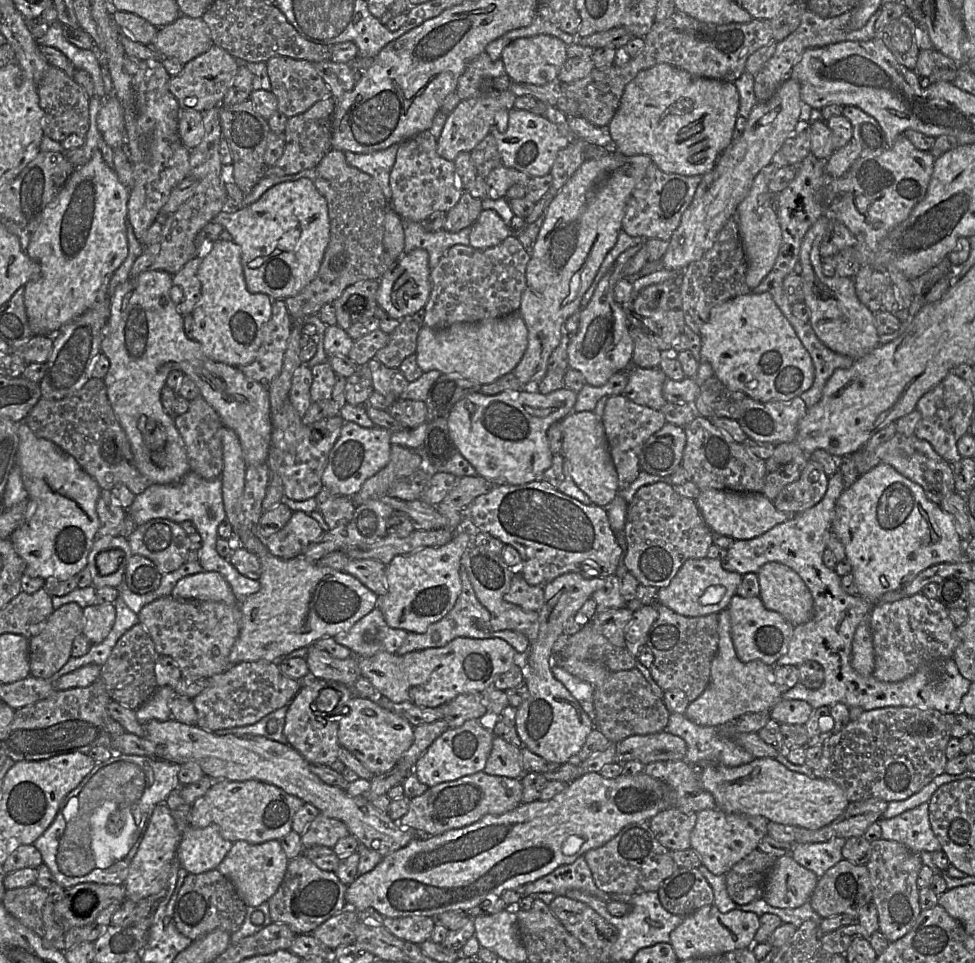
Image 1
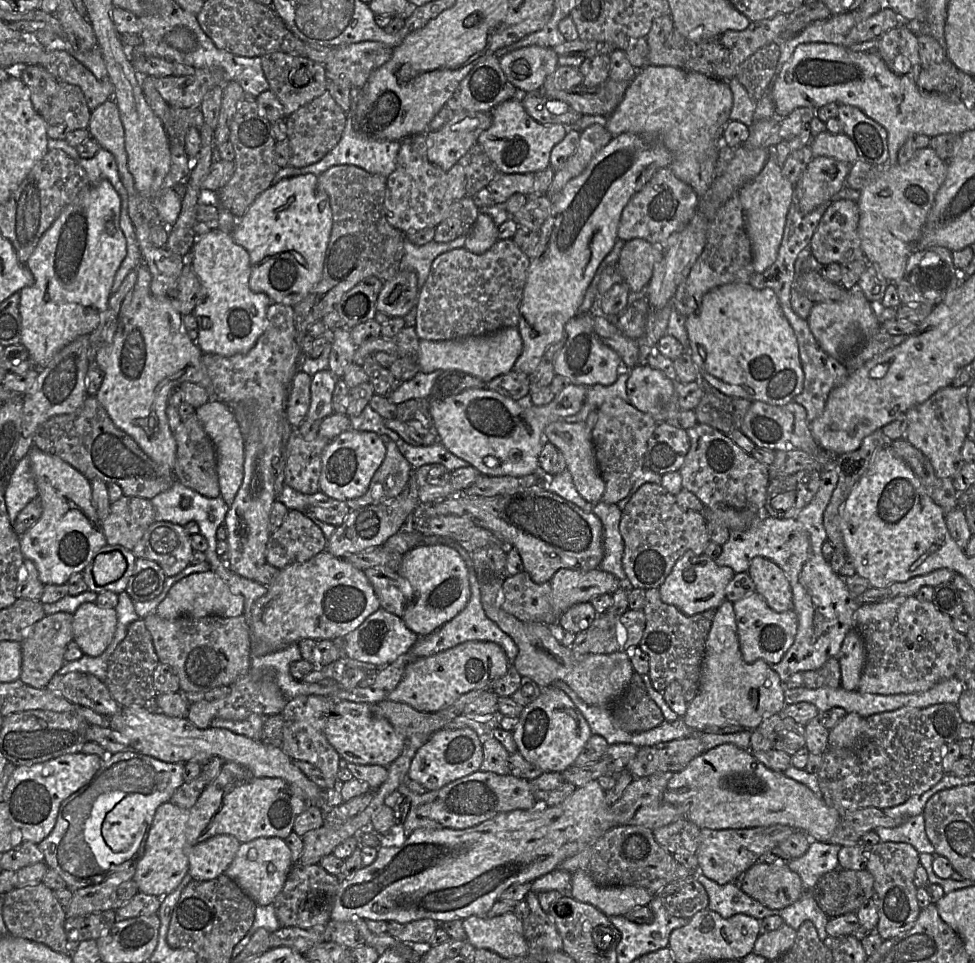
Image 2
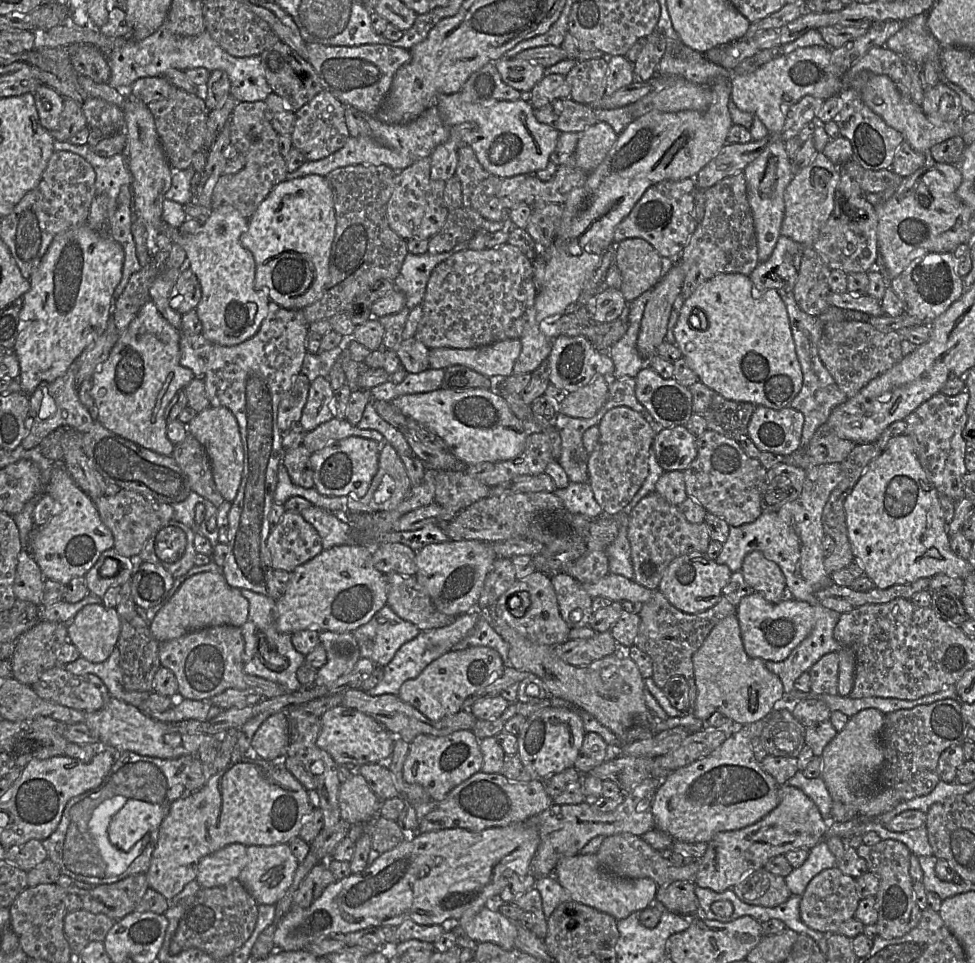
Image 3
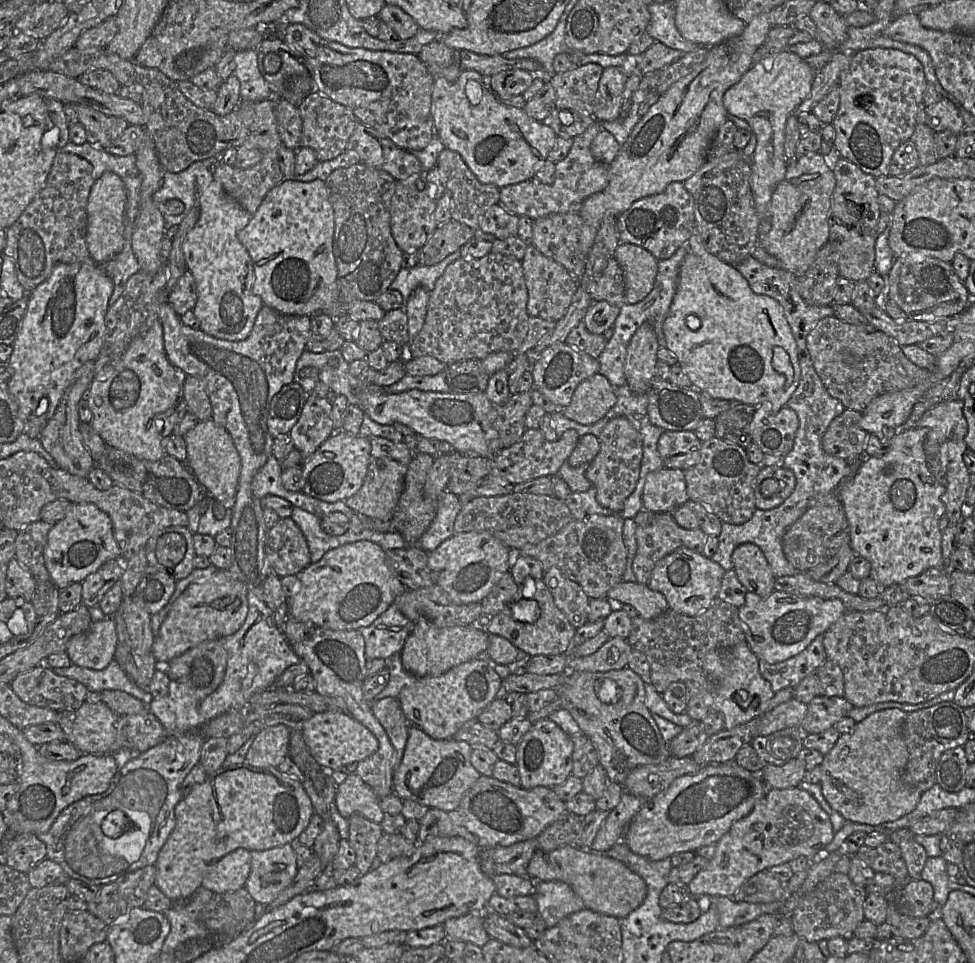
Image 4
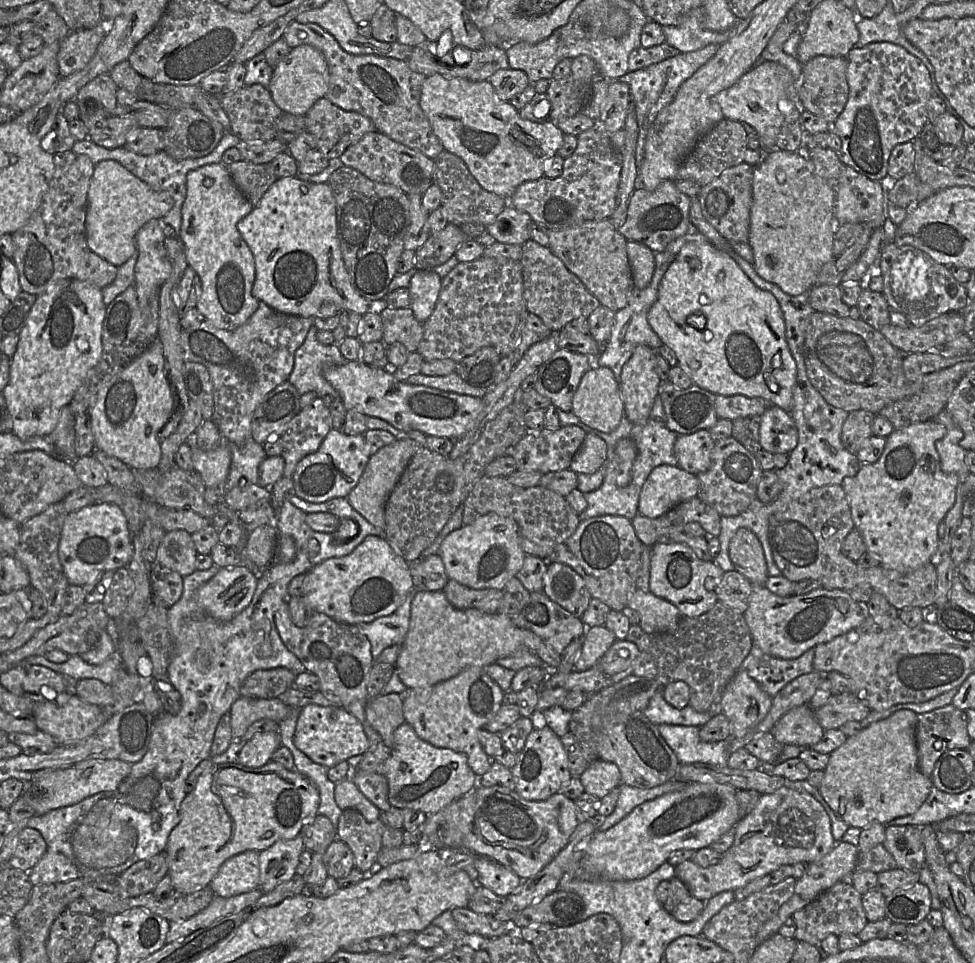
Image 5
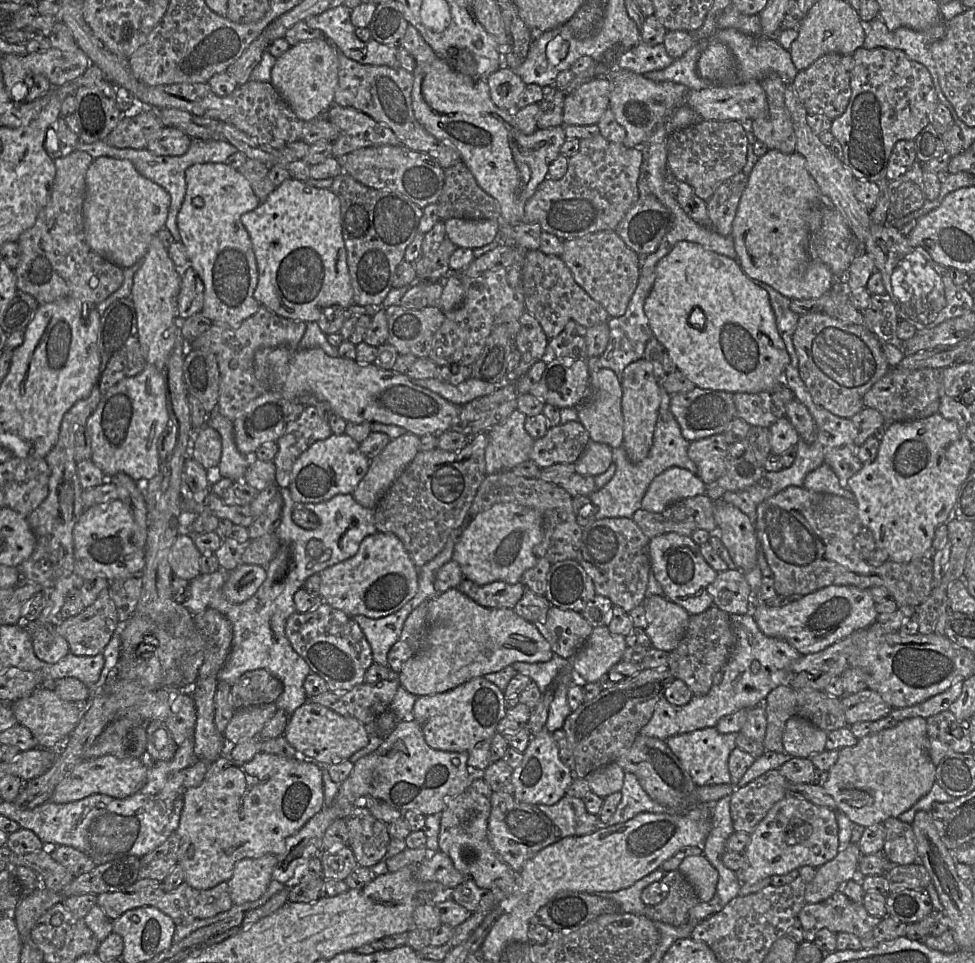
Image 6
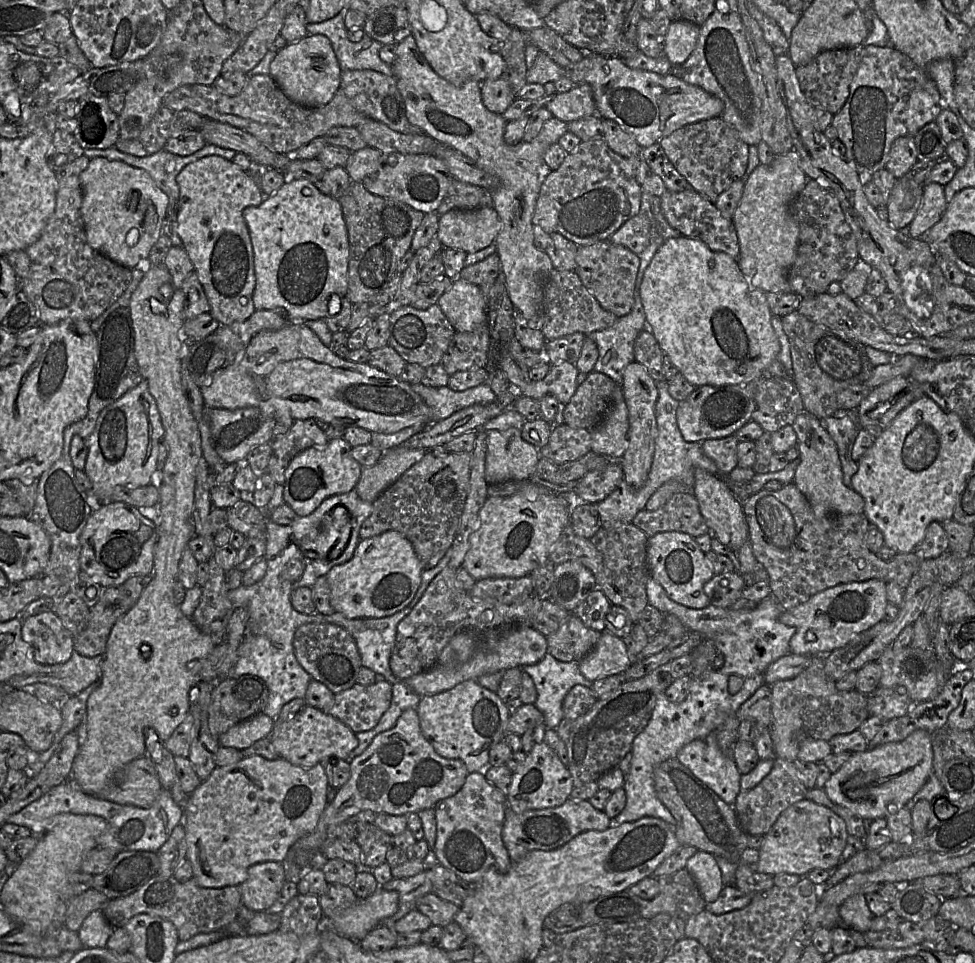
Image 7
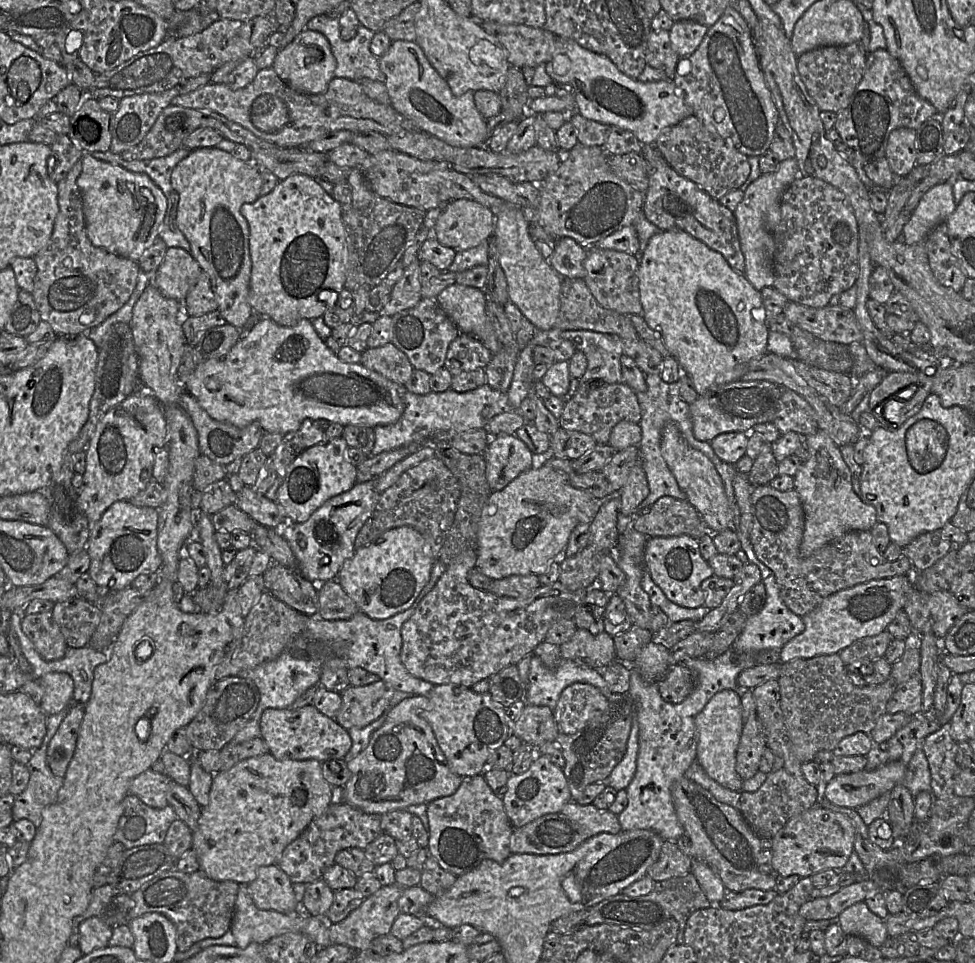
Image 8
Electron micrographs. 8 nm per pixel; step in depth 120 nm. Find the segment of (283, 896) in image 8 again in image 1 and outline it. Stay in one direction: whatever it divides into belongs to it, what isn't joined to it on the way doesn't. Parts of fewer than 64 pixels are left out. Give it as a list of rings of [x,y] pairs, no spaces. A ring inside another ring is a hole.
[[[215,824],[205,828],[189,826],[181,835],[178,859],[188,873],[201,874],[217,869],[232,845],[221,836]]]

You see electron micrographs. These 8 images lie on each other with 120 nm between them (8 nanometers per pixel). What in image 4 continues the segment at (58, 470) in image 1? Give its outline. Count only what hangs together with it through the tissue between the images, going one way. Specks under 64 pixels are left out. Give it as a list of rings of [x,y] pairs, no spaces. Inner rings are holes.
[[[72,503],[65,517],[54,523],[49,531],[44,559],[50,579],[59,590],[67,588],[72,583],[82,583],[87,576],[97,571],[105,562],[121,559],[110,517],[92,503]]]

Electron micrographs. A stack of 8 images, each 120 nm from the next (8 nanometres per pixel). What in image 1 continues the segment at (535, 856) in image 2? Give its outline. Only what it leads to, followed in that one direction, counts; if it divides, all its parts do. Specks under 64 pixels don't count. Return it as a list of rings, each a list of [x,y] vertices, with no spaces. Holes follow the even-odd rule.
[[[590,772],[582,775],[573,782],[567,784],[562,792],[556,794],[550,800],[537,800],[531,803],[521,803],[511,811],[502,814],[488,814],[479,821],[458,829],[451,829],[439,835],[420,836],[411,840],[406,846],[383,857],[381,862],[371,871],[359,875],[347,886],[345,893],[346,907],[361,912],[371,907],[378,911],[384,917],[399,918],[410,916],[432,917],[448,911],[463,911],[478,906],[486,900],[500,897],[508,889],[517,888],[529,882],[535,881],[555,870],[557,867],[573,863],[578,857],[584,855],[588,850],[603,846],[614,838],[625,826],[631,823],[649,821],[659,812],[672,807],[672,793],[670,787],[663,781],[653,778],[643,772],[630,776],[621,774],[614,779],[606,779],[600,773]]]

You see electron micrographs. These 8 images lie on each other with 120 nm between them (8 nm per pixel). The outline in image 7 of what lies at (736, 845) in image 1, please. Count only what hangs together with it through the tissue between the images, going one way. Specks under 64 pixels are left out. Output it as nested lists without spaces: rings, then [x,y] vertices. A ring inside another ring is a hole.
[[[810,800],[798,801],[784,810],[763,836],[756,872],[807,877],[814,869],[832,871],[841,863],[848,835],[844,820],[836,813]],[[698,850],[688,859],[685,869],[694,878],[705,902],[708,904],[716,901],[725,885],[715,856]]]

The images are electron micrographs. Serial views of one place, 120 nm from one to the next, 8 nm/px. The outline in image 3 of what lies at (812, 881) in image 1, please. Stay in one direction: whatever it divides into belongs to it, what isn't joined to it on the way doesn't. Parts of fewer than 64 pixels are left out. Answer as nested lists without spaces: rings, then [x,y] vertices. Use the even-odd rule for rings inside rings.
[[[765,867],[745,876],[732,889],[744,903],[762,907],[776,907],[792,895],[785,877],[772,874]]]

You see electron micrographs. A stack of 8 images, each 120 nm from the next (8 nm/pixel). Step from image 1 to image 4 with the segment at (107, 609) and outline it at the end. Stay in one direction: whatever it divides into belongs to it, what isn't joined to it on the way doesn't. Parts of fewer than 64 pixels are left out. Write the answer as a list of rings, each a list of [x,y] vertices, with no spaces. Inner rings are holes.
[[[113,617],[93,621],[89,629],[74,635],[67,643],[66,653],[72,664],[103,670],[114,659],[118,643]]]

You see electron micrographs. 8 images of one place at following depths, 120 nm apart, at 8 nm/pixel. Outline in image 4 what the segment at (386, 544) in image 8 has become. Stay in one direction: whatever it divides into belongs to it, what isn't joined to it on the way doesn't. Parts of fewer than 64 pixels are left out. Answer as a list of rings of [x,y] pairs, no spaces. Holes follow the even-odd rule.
[[[368,540],[356,541],[331,549],[316,563],[310,563],[298,575],[298,590],[289,599],[289,616],[331,630],[359,630],[371,625],[406,587],[395,576],[387,563],[387,553]]]

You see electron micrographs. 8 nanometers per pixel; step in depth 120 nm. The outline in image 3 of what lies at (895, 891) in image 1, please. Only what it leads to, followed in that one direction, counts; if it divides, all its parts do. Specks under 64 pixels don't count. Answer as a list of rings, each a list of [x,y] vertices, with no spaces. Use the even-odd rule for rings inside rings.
[[[882,840],[875,845],[861,844],[857,848],[858,855],[866,861],[868,872],[879,880],[876,895],[878,920],[877,934],[884,939],[900,938],[915,928],[921,919],[921,910],[914,901],[913,880],[910,875],[909,848],[897,840]]]

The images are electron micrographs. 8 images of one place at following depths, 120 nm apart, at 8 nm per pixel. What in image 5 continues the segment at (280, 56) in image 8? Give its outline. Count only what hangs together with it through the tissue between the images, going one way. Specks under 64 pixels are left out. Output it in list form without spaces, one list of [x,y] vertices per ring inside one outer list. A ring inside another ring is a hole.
[[[300,45],[291,49],[274,68],[269,91],[282,111],[305,116],[317,100],[325,97],[328,85],[329,70],[322,52],[311,45]]]

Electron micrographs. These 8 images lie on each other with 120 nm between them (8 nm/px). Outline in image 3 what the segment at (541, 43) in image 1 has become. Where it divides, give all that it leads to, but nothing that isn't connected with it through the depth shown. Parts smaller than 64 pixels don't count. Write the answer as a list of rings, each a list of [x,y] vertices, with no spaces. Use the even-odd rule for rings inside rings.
[[[500,58],[495,65],[504,83],[520,92],[531,91],[546,74],[542,65],[515,58]]]

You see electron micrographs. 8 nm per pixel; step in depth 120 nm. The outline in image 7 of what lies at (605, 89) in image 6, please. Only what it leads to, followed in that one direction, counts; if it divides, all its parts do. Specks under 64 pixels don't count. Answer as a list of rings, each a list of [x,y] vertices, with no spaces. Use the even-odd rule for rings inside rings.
[[[578,84],[564,93],[556,93],[545,106],[551,114],[566,123],[597,115],[593,91],[589,84]]]

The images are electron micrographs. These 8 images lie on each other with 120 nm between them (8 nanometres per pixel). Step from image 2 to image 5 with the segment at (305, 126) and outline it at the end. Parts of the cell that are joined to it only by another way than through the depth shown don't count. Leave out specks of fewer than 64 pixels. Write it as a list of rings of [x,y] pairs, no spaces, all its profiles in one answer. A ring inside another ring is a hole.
[[[326,98],[317,100],[305,115],[306,131],[316,142],[316,149],[327,159],[339,158],[351,145],[358,142],[366,133],[377,131],[373,122],[354,111],[345,111]]]

